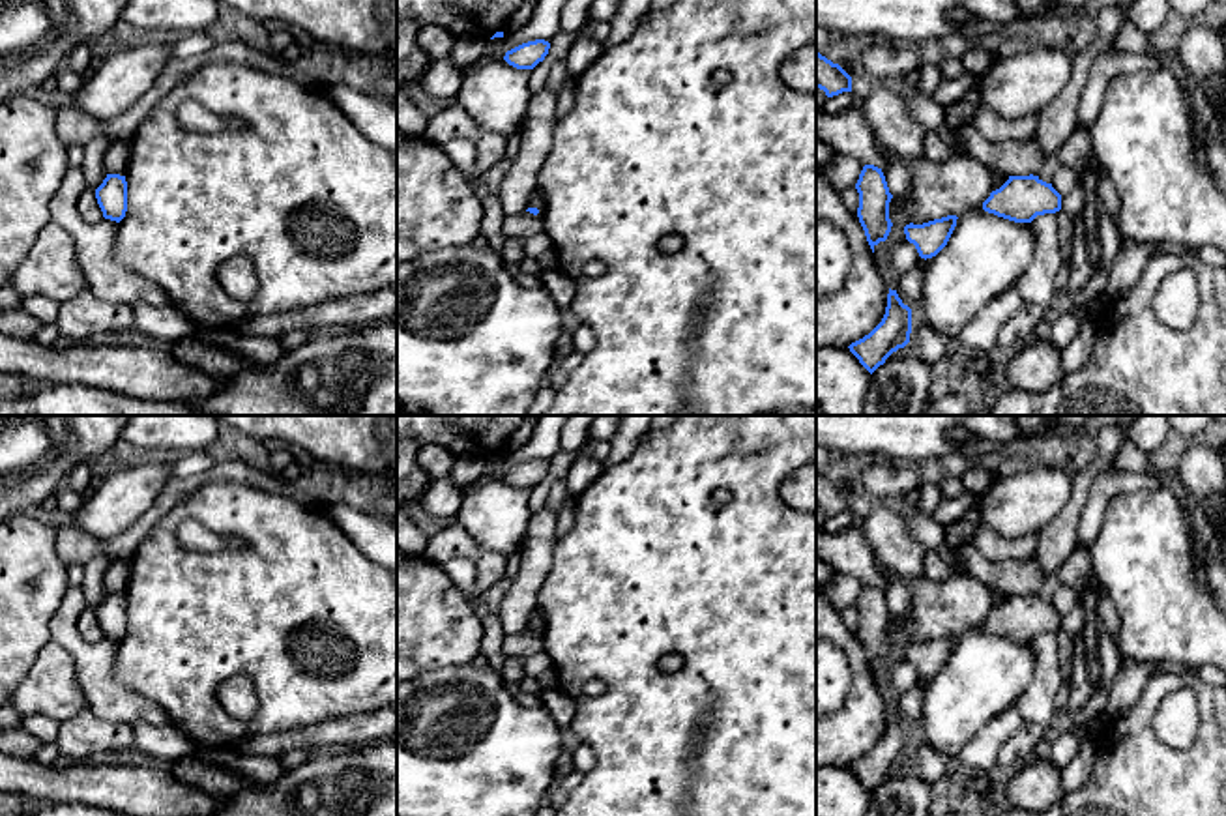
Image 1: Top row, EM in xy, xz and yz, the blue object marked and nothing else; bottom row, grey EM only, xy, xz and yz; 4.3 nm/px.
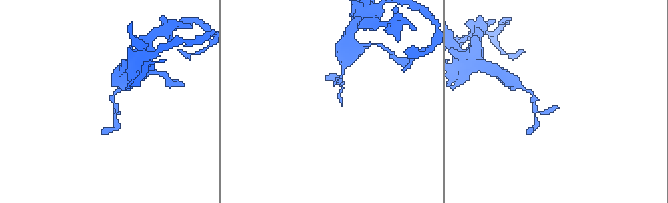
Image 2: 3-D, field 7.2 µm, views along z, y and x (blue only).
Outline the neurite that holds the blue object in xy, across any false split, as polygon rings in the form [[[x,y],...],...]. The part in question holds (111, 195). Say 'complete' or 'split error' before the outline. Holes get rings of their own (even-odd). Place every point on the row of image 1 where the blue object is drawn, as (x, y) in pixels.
complete; [[[107,174],[95,189],[97,204],[105,219],[120,223],[127,211],[127,182],[125,176]]]

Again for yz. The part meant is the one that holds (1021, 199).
complete; [[[1009,176],[983,202],[983,210],[1014,223],[1031,223],[1037,215],[1061,210],[1061,195],[1039,176]]]

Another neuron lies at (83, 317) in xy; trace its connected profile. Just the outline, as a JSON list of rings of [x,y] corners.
[[[86,284],[75,298],[60,303],[56,320],[60,335],[75,341],[137,341],[142,339],[135,329],[129,305],[109,303],[97,298]]]

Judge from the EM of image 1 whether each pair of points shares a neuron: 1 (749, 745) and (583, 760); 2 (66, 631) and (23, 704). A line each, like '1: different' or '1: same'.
1: different
2: different

